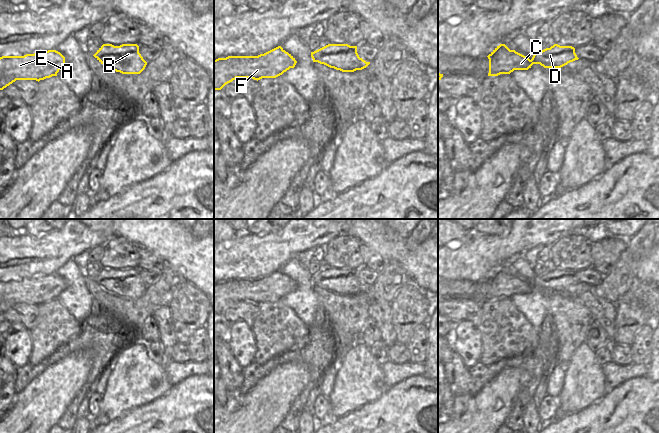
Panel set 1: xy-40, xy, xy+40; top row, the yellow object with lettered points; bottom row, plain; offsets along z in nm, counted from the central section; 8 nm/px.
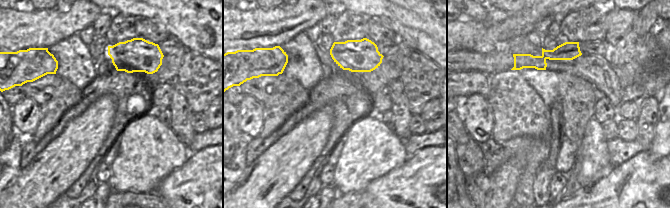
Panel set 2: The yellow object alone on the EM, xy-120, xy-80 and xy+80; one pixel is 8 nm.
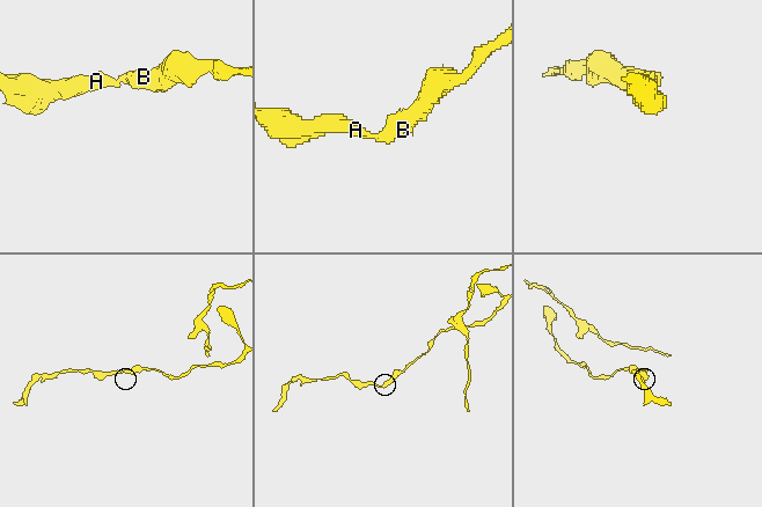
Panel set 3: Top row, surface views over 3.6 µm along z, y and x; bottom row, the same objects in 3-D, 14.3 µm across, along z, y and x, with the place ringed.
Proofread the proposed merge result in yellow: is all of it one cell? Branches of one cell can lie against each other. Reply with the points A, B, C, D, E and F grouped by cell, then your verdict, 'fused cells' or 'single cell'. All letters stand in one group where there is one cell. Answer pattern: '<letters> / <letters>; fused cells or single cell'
A B C D E F; single cell

